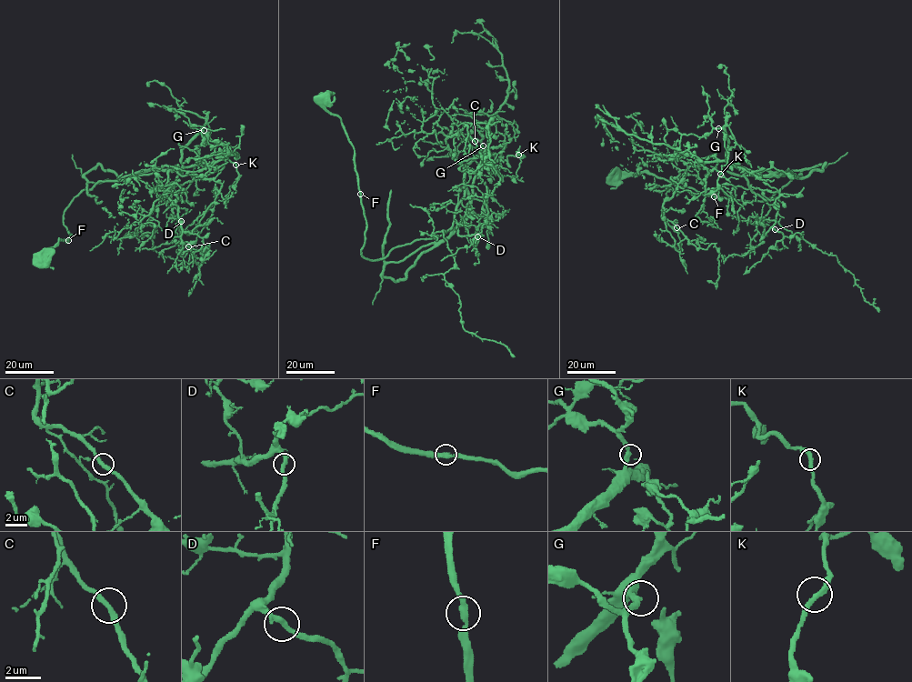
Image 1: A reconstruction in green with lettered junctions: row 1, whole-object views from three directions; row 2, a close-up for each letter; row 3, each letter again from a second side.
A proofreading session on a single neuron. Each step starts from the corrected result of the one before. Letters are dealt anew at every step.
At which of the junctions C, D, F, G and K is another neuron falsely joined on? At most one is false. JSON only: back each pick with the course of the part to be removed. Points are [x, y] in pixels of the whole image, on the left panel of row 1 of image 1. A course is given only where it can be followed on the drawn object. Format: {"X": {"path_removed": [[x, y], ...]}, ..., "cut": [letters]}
{"cut": []}

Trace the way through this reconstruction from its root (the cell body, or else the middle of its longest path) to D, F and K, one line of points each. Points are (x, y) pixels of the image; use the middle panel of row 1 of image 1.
D: (323, 95), (354, 149), (361, 255), (385, 258), (459, 226), (466, 190), (458, 235), (477, 236)
F: (323, 95), (328, 96), (325, 108), (340, 118), (354, 149), (360, 194)
K: (323, 95), (354, 149), (366, 223), (361, 255), (372, 260), (458, 226), (485, 165), (518, 155)

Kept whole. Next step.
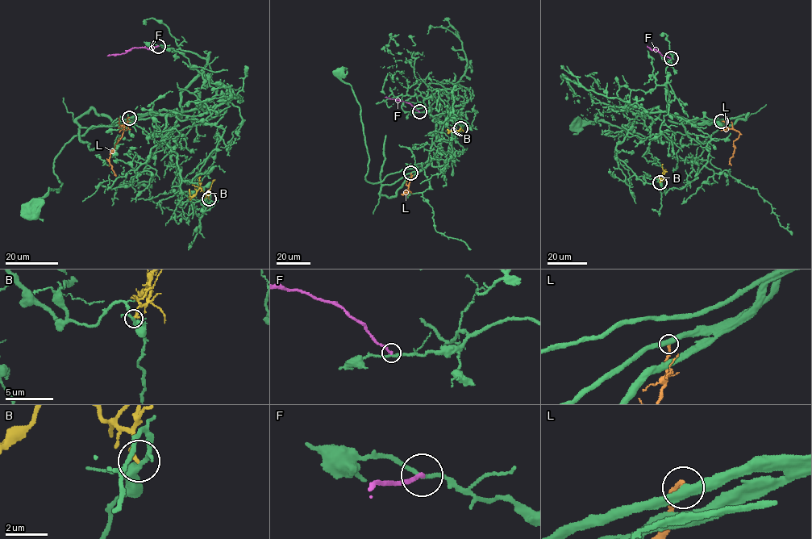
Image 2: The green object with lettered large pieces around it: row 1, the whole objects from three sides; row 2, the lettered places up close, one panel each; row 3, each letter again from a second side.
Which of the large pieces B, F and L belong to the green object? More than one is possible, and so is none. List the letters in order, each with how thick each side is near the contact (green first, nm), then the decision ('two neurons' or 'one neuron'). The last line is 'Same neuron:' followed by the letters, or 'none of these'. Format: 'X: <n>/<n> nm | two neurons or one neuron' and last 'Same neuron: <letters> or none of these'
B: 260/220 nm | two neurons
F: 180/220 nm | two neurons
L: 420/170 nm | two neurons
Same neuron: none of these

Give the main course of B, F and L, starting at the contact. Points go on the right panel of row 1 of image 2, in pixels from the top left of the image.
B: (659, 182), (664, 171)
F: (671, 58), (647, 47)
L: (722, 121), (739, 133), (734, 141), (734, 152), (729, 161), (731, 165)

